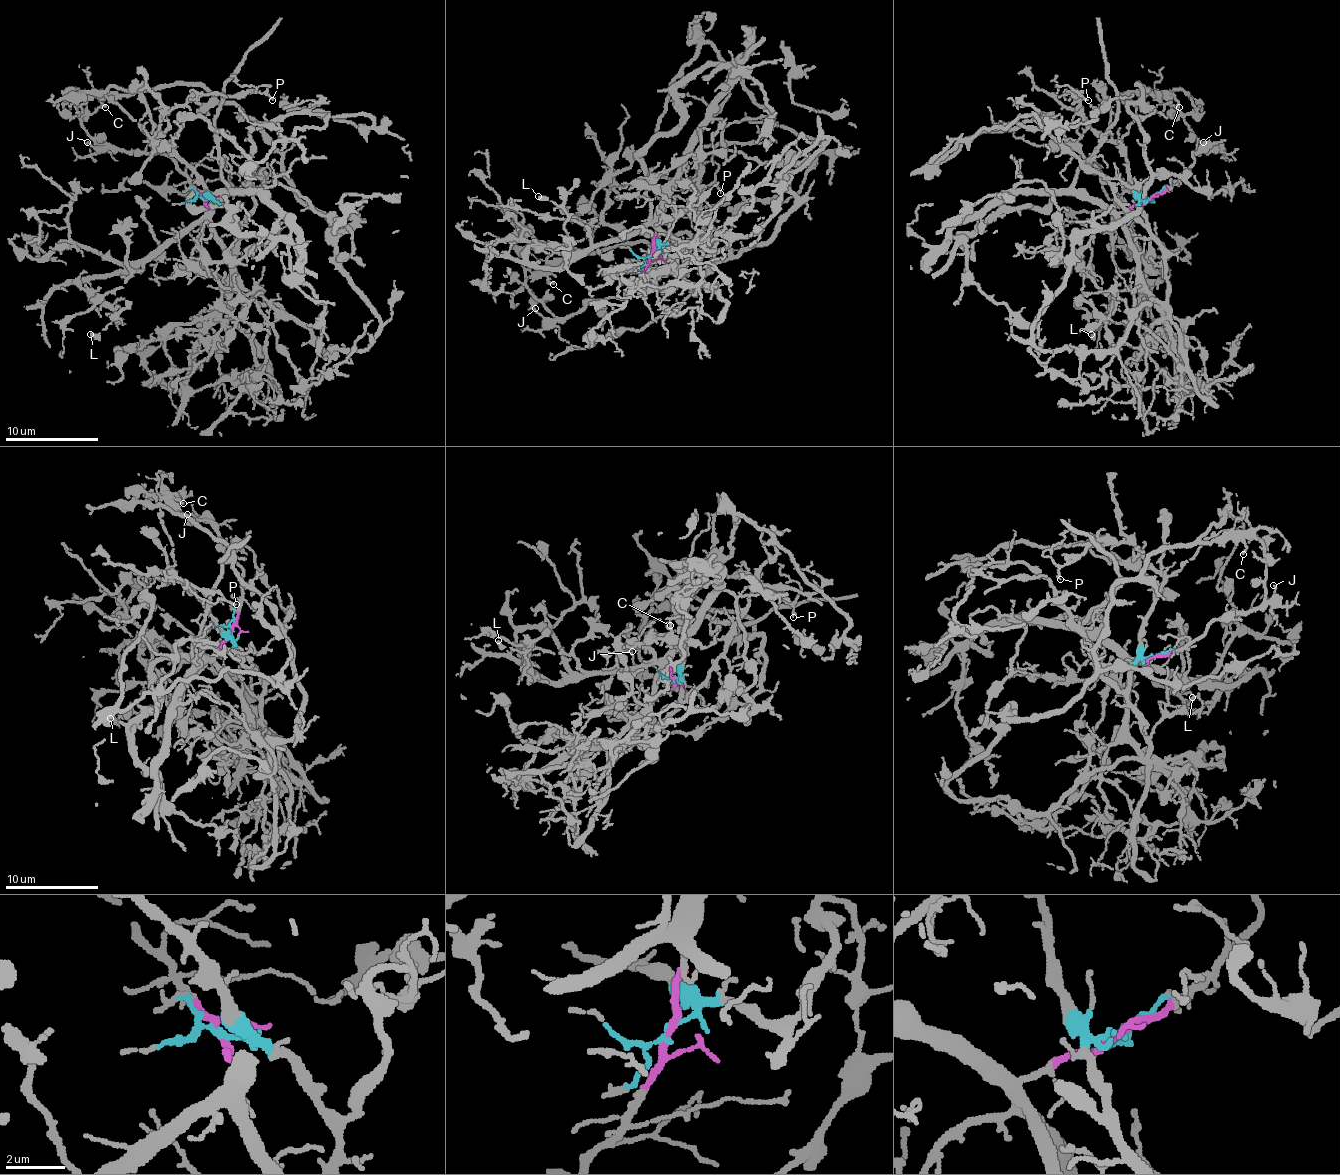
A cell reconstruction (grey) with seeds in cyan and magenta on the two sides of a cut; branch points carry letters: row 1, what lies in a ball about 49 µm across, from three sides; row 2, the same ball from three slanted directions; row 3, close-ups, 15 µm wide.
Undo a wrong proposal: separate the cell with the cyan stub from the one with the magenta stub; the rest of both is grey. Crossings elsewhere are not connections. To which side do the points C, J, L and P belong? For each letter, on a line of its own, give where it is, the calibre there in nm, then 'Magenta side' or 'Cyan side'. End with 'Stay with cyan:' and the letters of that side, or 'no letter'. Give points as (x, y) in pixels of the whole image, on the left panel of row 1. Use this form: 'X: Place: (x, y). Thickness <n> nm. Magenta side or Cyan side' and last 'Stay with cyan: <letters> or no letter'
C: Place: (105, 107). Thickness 130 nm. Magenta side
J: Place: (87, 142). Thickness 130 nm. Magenta side
L: Place: (90, 334). Thickness 360 nm. Magenta side
P: Place: (272, 100). Thickness 150 nm. Cyan side
Stay with cyan: P

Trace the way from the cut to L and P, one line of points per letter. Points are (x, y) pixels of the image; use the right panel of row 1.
L: (1149, 199), (1132, 204), (1121, 223), (1163, 276), (1142, 288), (1142, 311), (1123, 323), (1102, 321), (1090, 335)
P: (1149, 199), (1142, 199), (1132, 183), (1123, 150), (1104, 141), (1072, 94), (1081, 92), (1088, 99)

